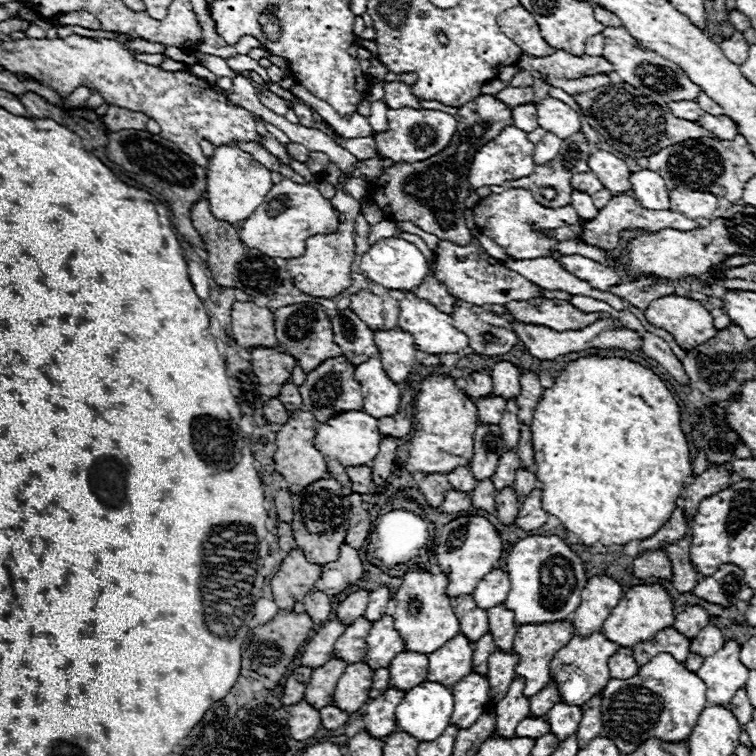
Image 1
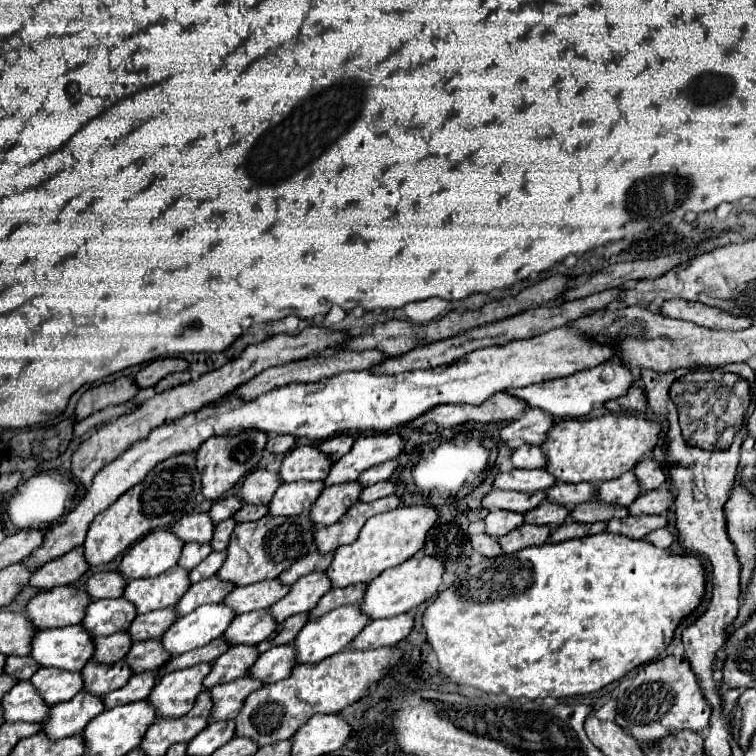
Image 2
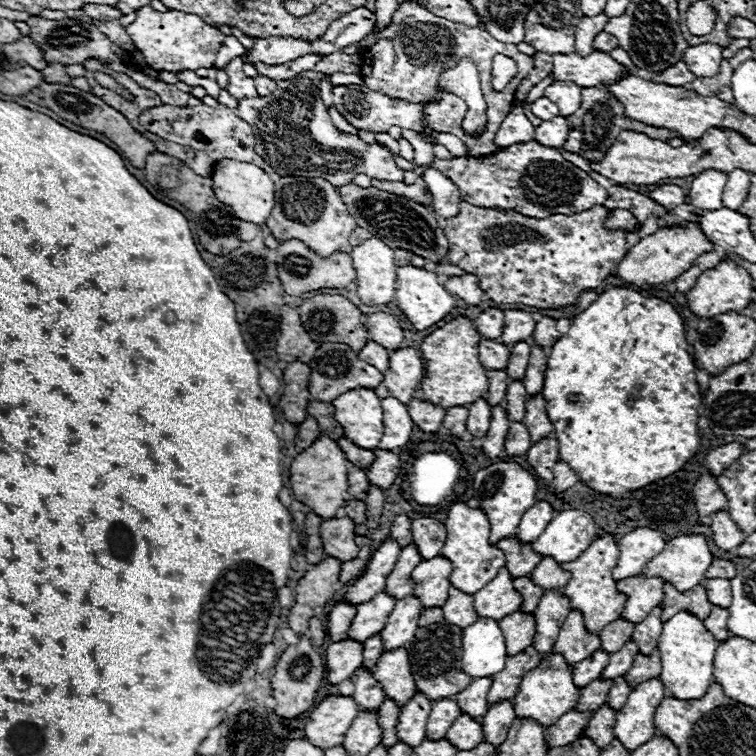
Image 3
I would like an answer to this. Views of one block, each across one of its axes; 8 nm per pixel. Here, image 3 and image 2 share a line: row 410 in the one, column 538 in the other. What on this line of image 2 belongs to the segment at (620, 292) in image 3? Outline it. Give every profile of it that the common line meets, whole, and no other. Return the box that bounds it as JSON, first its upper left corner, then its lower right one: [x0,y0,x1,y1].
[424,532,706,698]

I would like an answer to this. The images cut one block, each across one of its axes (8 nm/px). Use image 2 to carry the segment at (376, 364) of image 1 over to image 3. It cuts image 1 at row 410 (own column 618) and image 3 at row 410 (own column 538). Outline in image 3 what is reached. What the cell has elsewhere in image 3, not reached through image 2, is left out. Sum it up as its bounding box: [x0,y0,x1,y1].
[378,398,414,450]

